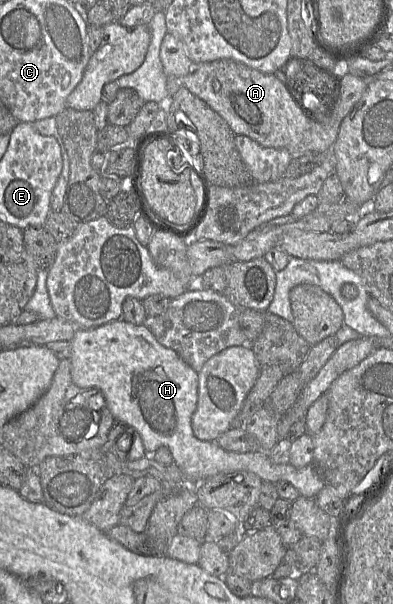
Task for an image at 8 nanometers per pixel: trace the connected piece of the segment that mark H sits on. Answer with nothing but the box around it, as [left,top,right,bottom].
[71,319,325,499]

